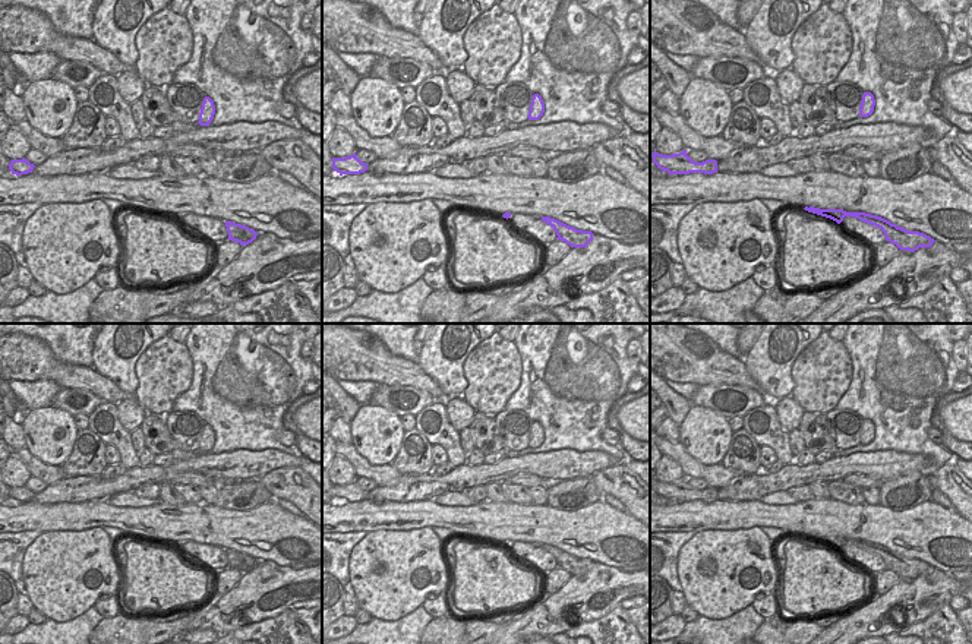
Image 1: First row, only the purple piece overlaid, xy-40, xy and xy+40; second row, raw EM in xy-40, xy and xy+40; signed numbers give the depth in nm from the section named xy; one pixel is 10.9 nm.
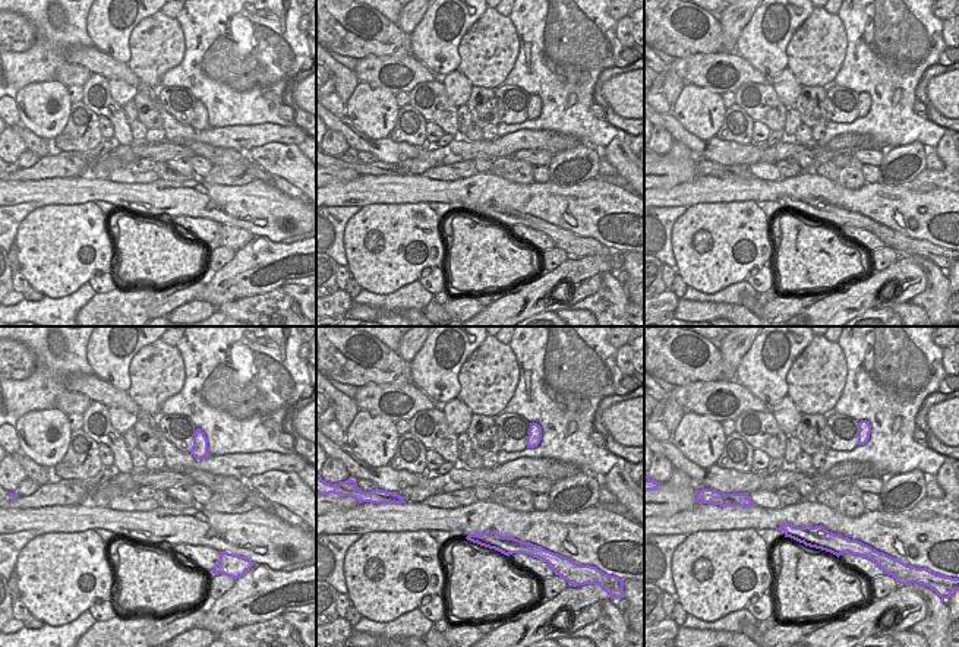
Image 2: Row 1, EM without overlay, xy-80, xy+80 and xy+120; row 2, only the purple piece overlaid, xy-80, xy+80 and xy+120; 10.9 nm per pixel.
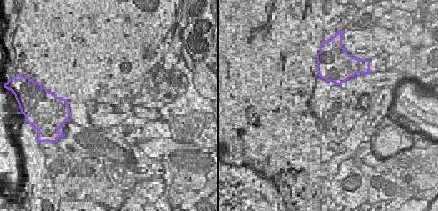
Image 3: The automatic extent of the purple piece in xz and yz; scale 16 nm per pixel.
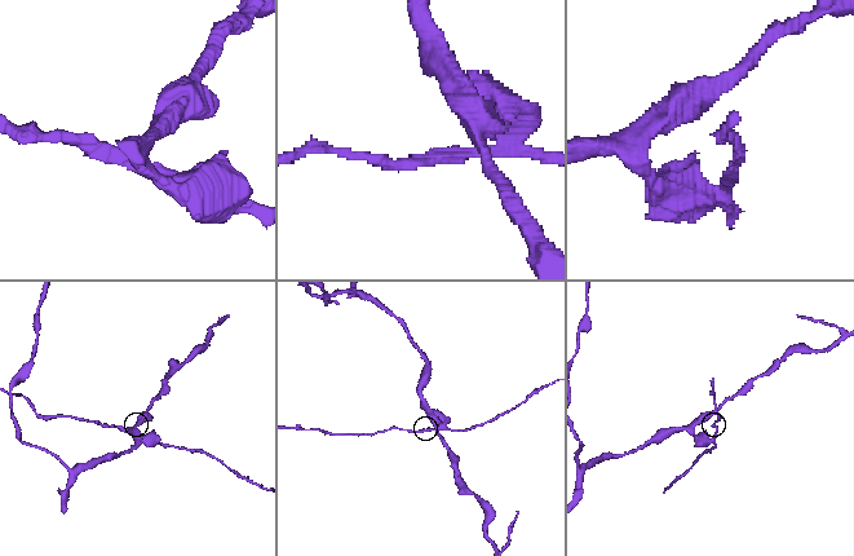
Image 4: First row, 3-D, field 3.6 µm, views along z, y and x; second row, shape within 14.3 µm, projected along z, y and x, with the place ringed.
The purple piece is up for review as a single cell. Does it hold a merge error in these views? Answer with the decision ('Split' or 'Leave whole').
Split

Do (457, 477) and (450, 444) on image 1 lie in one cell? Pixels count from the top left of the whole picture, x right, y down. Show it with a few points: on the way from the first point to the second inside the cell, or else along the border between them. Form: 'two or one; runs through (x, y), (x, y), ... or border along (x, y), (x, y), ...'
two; border along (464, 463), (454, 467)

